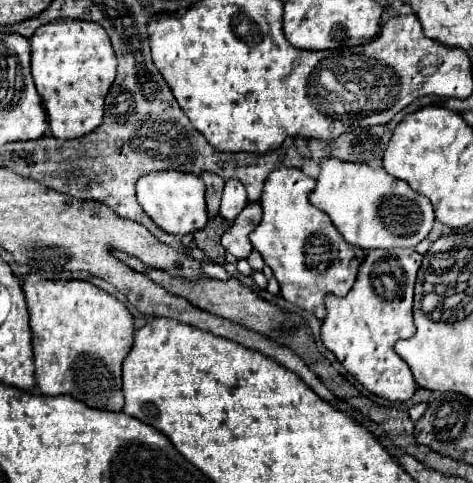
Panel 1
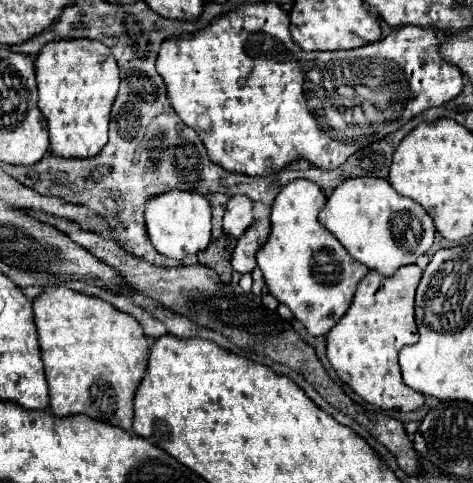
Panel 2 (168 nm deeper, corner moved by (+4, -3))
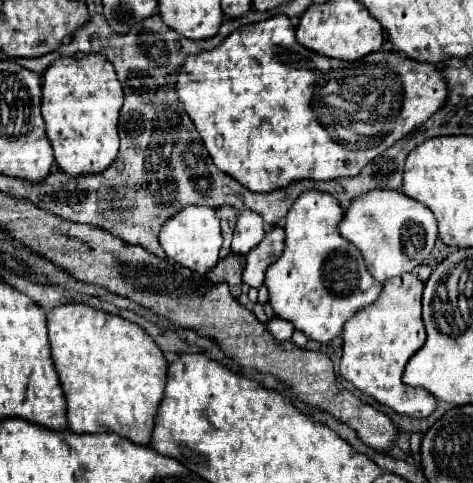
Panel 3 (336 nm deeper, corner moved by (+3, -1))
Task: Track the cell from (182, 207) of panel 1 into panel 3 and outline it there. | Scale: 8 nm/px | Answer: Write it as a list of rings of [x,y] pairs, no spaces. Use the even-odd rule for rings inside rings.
[[[187,206],[185,210],[181,210],[181,214],[173,216],[169,222],[165,222],[165,226],[161,228],[161,234],[159,234],[159,242],[161,242],[161,248],[165,250],[167,258],[205,276],[209,270],[213,270],[217,266],[219,250],[223,244],[219,218],[213,208]]]

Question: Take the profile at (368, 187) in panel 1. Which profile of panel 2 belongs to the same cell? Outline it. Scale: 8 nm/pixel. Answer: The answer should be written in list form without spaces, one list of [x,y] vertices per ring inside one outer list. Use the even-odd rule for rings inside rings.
[[[348,178],[332,190],[318,220],[340,240],[348,254],[368,268],[390,276],[404,264],[414,264],[434,242],[434,222],[412,198],[400,196],[384,178]]]

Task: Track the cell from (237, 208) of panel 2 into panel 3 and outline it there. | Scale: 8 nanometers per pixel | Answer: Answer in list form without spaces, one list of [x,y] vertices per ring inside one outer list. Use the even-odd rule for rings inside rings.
[[[243,210],[237,218],[235,234],[233,234],[233,244],[231,250],[233,254],[247,256],[265,236],[265,224],[259,214],[253,214],[251,210]]]

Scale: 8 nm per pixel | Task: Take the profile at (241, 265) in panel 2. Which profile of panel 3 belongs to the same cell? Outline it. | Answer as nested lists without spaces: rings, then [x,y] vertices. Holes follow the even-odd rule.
[[[275,226],[265,234],[261,244],[255,250],[251,250],[251,254],[247,256],[243,282],[253,288],[263,286],[267,268],[283,254],[283,248],[285,248],[285,232],[281,226]]]

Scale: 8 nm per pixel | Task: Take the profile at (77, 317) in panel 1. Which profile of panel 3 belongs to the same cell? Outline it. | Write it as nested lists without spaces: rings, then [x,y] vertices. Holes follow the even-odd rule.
[[[63,304],[47,316],[51,356],[67,398],[69,428],[77,434],[117,434],[149,446],[167,382],[167,360],[145,330],[85,304]]]

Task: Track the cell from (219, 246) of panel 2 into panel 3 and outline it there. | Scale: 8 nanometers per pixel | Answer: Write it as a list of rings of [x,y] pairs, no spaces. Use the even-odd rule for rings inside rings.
[[[229,254],[227,258],[219,260],[219,266],[213,268],[213,272],[207,274],[209,280],[215,282],[227,282],[231,286],[233,296],[239,296],[239,288],[243,284],[241,276],[243,276],[243,268],[245,268],[245,258],[237,256],[237,254]]]

